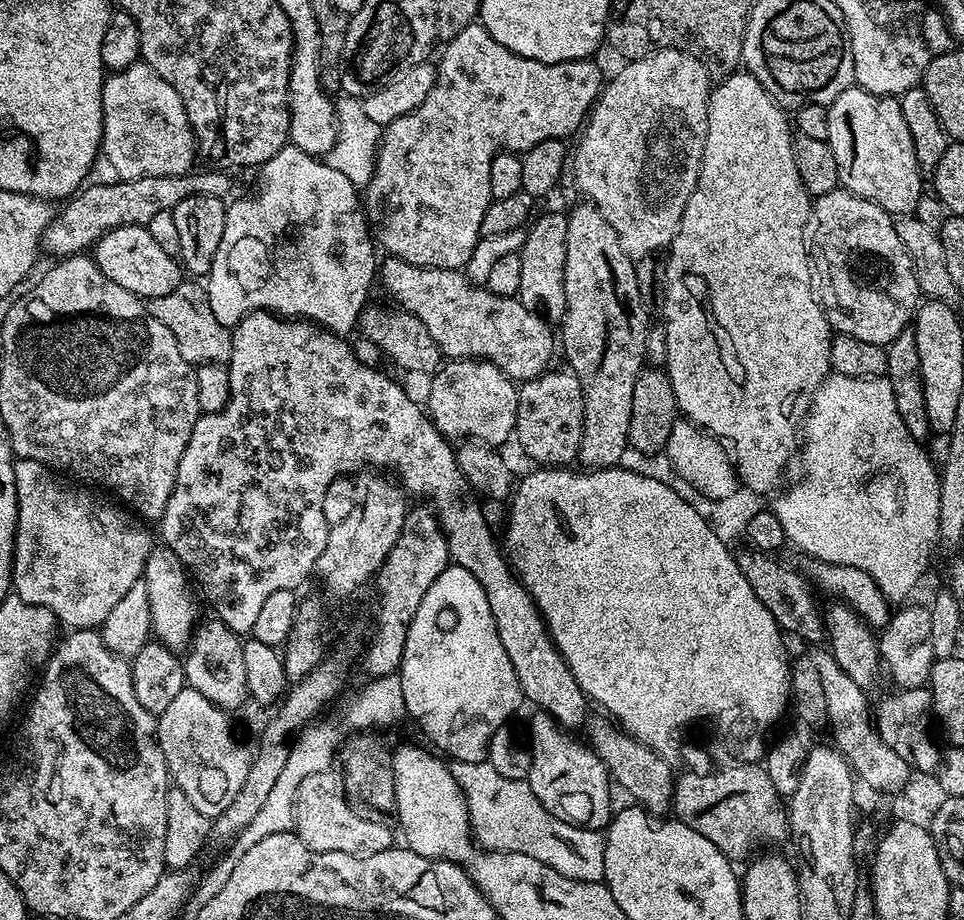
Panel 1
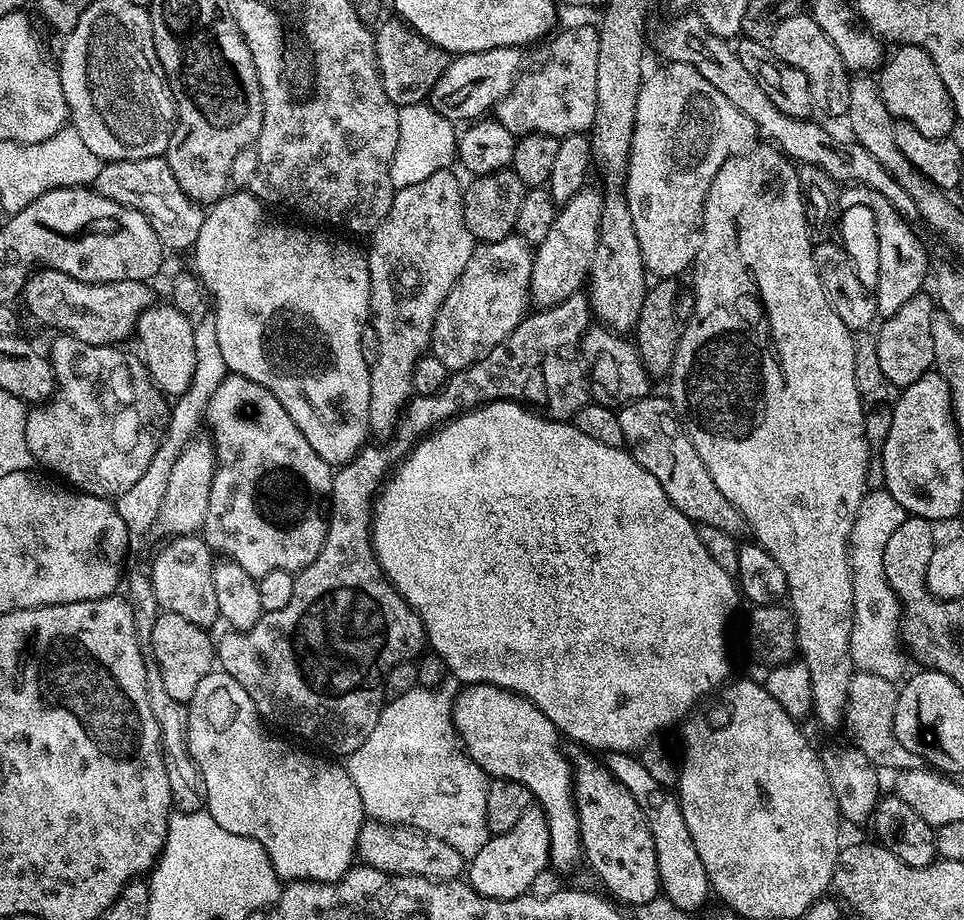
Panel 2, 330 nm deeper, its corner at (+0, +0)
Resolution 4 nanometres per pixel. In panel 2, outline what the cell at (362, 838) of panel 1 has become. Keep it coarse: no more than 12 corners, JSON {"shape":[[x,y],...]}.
{"shape":[[366,822],[356,850],[392,876],[454,880],[466,860],[411,826]]}

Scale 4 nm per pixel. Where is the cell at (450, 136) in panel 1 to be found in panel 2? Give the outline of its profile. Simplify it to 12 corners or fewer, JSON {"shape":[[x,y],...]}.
{"shape":[[600,33],[551,37],[494,109],[518,138],[587,133],[598,98]]}

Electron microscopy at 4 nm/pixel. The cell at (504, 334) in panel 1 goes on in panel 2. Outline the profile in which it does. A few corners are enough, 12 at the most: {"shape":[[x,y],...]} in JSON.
{"shape":[[590,326],[591,399],[619,410],[653,391],[635,343]]}

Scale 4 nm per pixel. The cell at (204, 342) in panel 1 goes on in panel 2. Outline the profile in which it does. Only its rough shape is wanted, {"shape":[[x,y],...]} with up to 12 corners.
{"shape":[[33,271],[22,301],[87,344],[124,342],[151,283]]}

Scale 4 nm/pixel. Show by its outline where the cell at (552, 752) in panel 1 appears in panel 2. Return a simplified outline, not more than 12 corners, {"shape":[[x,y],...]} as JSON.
{"shape":[[533,806],[470,858],[491,900],[529,895],[549,867],[550,826]]}

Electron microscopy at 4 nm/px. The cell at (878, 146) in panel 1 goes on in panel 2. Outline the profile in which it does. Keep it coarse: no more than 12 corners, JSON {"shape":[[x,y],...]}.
{"shape":[[873,188],[840,204],[874,212],[876,310],[884,318],[921,292],[928,252],[913,225]]}

